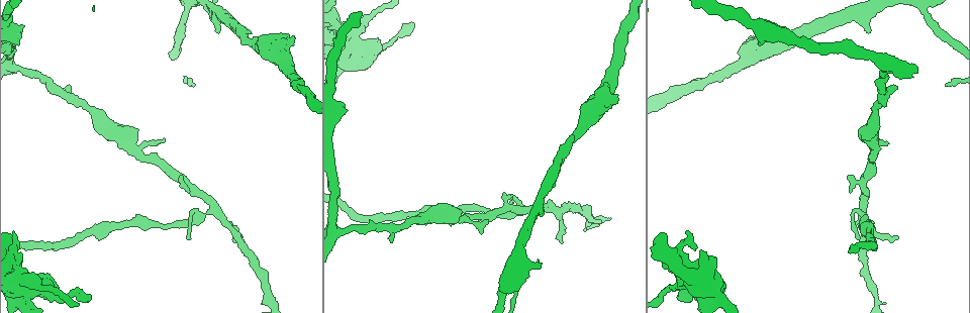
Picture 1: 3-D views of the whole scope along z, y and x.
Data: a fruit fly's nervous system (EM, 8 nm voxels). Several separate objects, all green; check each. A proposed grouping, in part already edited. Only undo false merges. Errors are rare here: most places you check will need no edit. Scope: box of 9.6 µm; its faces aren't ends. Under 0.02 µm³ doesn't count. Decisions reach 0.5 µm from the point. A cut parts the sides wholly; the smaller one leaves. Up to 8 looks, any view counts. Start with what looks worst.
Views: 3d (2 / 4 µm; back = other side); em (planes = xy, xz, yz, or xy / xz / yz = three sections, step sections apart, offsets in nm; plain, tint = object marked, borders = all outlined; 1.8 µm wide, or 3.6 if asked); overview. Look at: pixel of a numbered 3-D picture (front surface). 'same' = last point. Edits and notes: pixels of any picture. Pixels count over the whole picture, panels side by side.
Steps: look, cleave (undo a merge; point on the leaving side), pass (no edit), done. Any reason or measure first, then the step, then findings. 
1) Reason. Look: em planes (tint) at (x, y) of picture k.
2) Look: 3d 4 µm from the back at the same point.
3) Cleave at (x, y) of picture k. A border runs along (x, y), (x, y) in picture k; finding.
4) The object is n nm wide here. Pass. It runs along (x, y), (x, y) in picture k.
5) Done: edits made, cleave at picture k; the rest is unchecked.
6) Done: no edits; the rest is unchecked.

Touches itself. Look: 3d 4 µm at (25, 290) of picture 1.

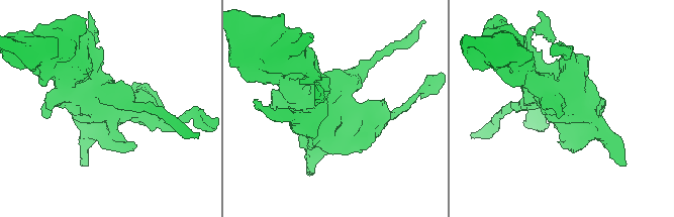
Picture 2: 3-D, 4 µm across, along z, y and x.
Look: em planes (tint) at (335, 120) of picture 2.

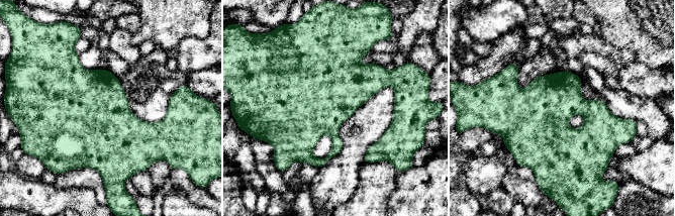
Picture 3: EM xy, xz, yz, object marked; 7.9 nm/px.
The object is 460 nm wide here. Pass. All the same cell.

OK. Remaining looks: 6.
Thick turns thin. Look: em 3.6 µm planes (tint) at (743, 63) of picture 1.

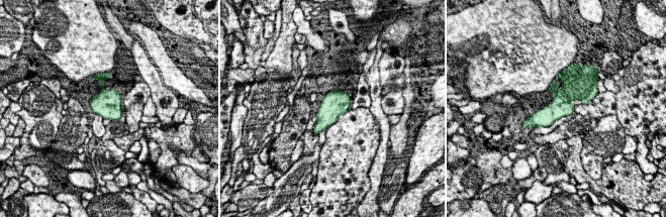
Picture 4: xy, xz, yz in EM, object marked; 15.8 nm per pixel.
The object is 340 nm wide here. Pass. One cell here.

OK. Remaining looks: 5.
Three-way junction. Look: 3d 4 µm at (211, 206) of picture 1.

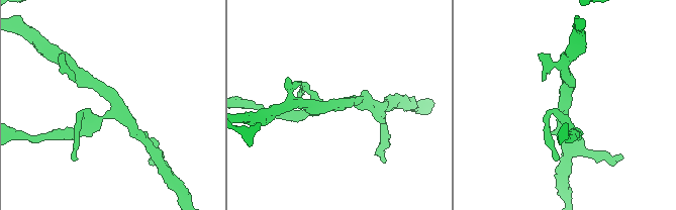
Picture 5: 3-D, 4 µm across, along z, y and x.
Shape alone is not enough. Look: em planes (plain) at (565, 102) of picture 5.

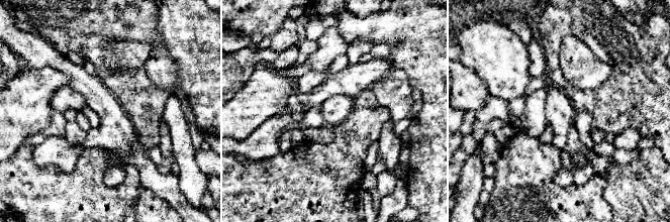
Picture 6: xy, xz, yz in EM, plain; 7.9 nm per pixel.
Look: em planes (borders) at the same point.

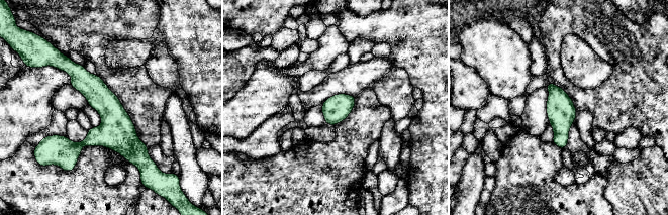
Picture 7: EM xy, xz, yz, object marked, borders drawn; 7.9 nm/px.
Pass. All the same cell.

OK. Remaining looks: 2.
Done: no edits; the rest is unchecked.

